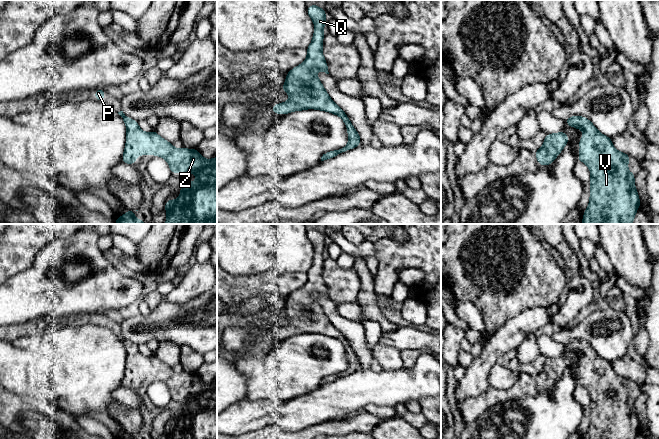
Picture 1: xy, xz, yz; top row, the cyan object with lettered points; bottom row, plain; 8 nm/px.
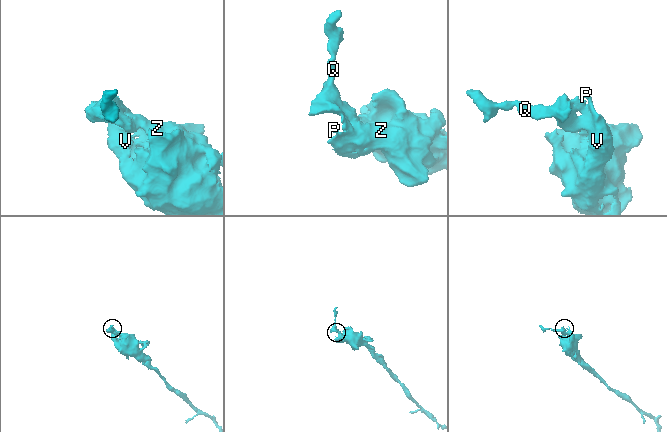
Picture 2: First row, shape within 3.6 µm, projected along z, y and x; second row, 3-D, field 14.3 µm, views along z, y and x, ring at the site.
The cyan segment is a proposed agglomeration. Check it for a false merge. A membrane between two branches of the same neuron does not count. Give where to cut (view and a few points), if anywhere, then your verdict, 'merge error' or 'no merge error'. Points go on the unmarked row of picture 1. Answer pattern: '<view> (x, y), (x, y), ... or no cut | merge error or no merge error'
no cut | no merge error

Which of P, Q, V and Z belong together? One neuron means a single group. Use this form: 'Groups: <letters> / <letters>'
Groups: P Q V Z

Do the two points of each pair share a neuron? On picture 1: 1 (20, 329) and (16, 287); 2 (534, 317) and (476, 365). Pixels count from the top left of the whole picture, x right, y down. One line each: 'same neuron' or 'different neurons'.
1: different neurons
2: same neuron

